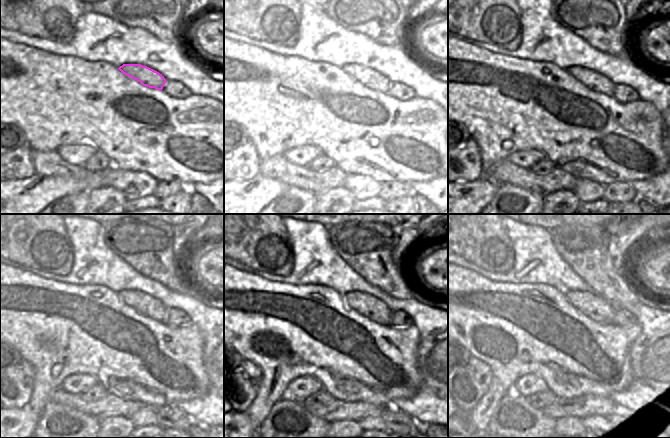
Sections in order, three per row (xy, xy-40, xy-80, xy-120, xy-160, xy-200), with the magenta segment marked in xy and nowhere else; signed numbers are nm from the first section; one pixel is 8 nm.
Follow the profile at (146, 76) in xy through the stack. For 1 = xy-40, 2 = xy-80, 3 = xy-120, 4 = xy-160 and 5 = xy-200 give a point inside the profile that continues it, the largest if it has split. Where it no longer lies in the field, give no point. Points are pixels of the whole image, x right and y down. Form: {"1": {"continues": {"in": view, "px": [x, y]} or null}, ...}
{"1": {"continues": {"in": "xy-40", "px": [370, 78]}}, "2": {"continues": {"in": "xy-80", "px": [594, 81]}}, "3": {"continues": {"in": "xy-120", "px": [146, 305]}}, "4": {"continues": {"in": "xy-160", "px": [366, 305]}}, "5": {"continues": {"in": "xy-200", "px": [593, 306]}}}

